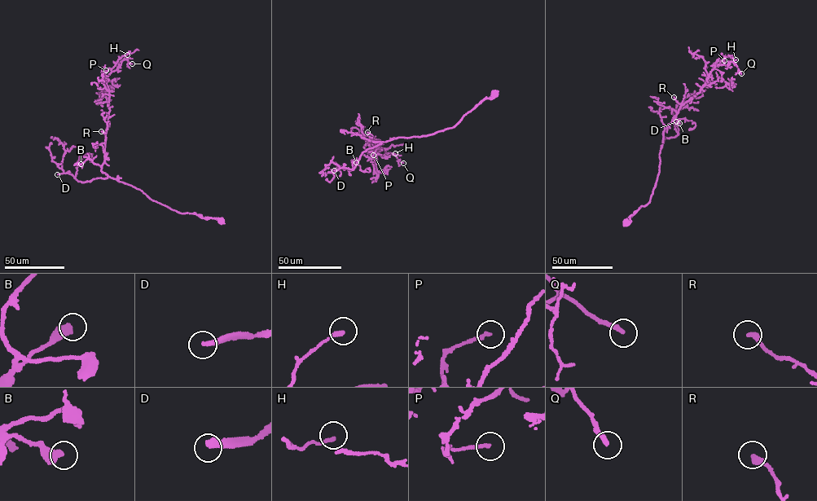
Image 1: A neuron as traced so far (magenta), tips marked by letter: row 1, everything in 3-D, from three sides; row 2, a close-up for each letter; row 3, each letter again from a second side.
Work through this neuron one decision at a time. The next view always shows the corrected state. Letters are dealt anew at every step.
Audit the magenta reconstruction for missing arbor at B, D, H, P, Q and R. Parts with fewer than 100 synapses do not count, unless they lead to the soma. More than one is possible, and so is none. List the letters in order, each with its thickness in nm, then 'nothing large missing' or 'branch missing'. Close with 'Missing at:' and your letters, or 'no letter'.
B: 480 nm thick; nothing large missing
D: 300 nm thick; branch missing
H: 170 nm thick; nothing large missing
P: 170 nm thick; nothing large missing
Q: 260 nm thick; nothing large missing
R: 320 nm thick; nothing large missing
Missing at: D

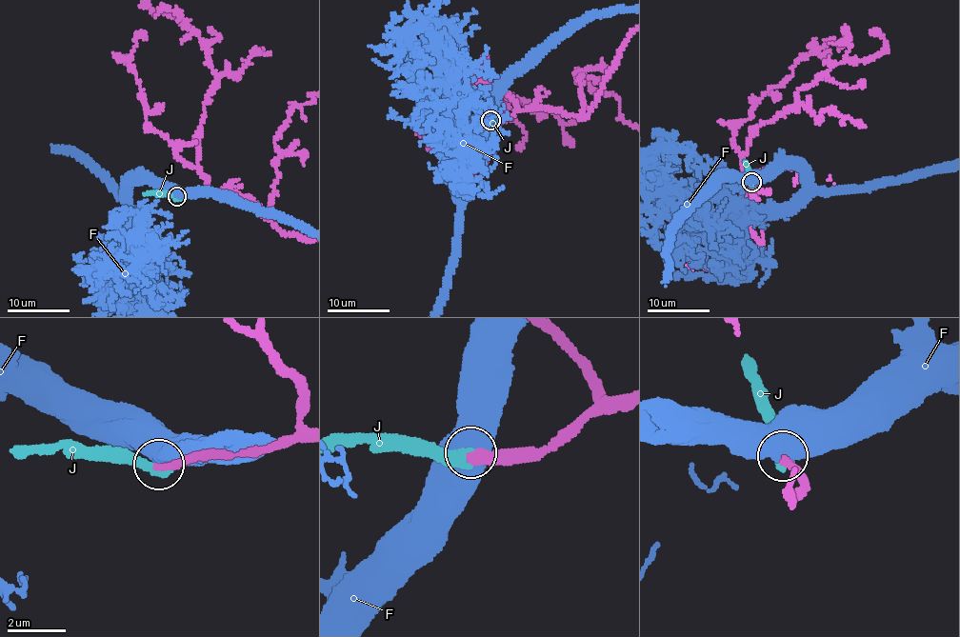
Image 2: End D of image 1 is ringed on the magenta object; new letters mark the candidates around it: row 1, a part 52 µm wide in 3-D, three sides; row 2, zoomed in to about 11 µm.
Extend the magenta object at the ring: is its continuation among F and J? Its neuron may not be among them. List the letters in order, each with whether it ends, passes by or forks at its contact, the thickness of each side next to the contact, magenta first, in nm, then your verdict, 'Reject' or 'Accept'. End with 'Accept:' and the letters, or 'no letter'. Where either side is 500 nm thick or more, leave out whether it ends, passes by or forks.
F: Thickness 380 nm (magenta) against 850 nm. Reject
J: It ends there. Thickness 340 nm (magenta) against 360 nm. Reject
Accept: no letter

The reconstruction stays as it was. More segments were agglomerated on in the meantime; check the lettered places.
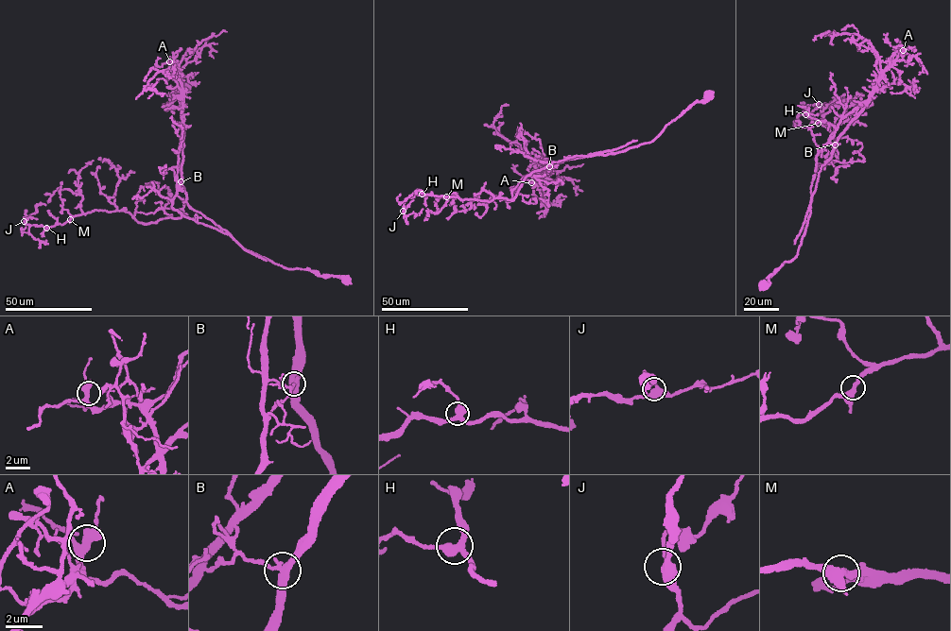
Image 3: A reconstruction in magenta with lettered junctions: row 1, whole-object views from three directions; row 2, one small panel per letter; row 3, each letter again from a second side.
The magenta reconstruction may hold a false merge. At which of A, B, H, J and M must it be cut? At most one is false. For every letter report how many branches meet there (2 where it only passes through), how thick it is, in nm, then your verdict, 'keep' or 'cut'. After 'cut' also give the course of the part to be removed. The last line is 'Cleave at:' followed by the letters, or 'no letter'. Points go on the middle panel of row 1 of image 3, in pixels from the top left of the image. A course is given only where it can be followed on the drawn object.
A: 3 | 400 nm | keep
B: 3 | 400 nm | cut | (549, 166), (544, 173), (530, 156), (497, 132), (492, 124), (505, 104)
H: 3 | 420 nm | keep
J: 3 | 400 nm | keep
M: 3 | 360 nm | keep
Cleave at: B

